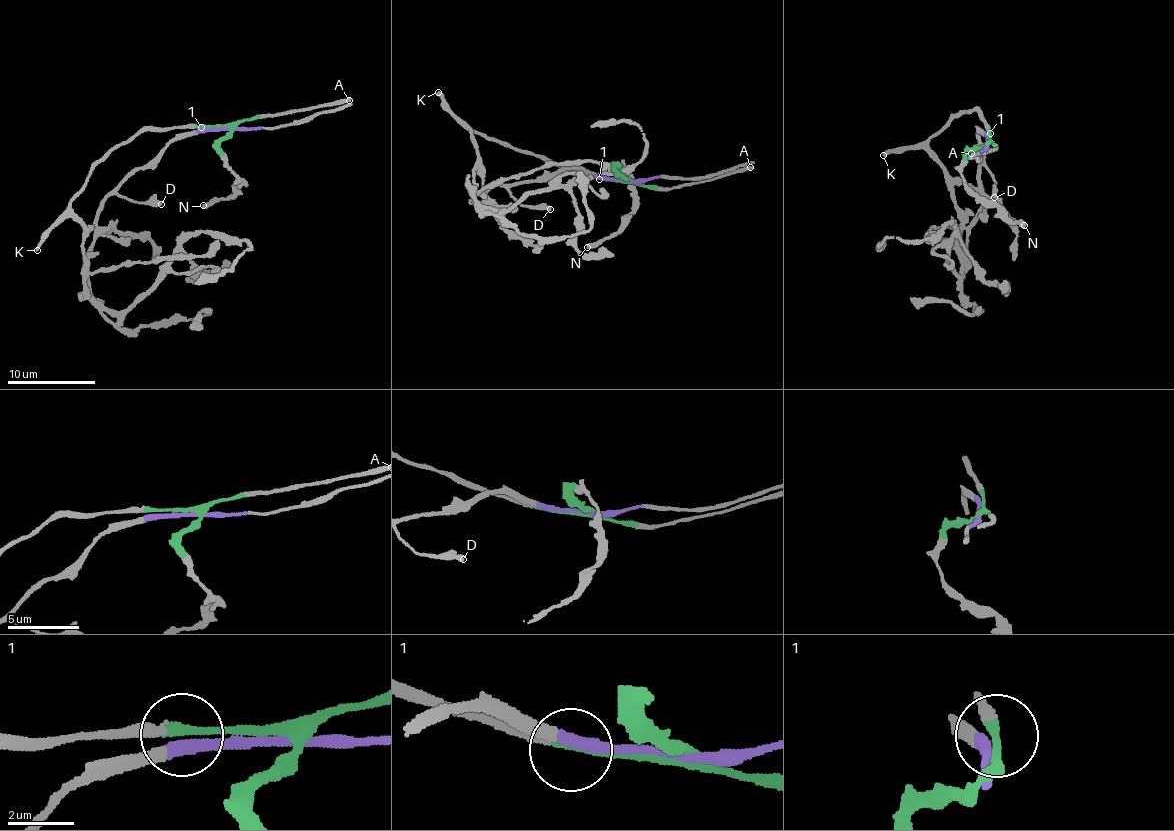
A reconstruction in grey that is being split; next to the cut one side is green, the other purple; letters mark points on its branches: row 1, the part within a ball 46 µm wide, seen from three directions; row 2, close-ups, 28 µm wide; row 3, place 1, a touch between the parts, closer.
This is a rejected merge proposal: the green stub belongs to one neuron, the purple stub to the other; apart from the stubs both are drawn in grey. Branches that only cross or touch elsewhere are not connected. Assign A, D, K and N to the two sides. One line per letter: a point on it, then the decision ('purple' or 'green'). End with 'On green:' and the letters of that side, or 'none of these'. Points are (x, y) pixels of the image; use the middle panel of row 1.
A: at (750, 167); green
D: at (550, 209); purple
K: at (438, 92); green
N: at (587, 247); green
On green: A, K, N

